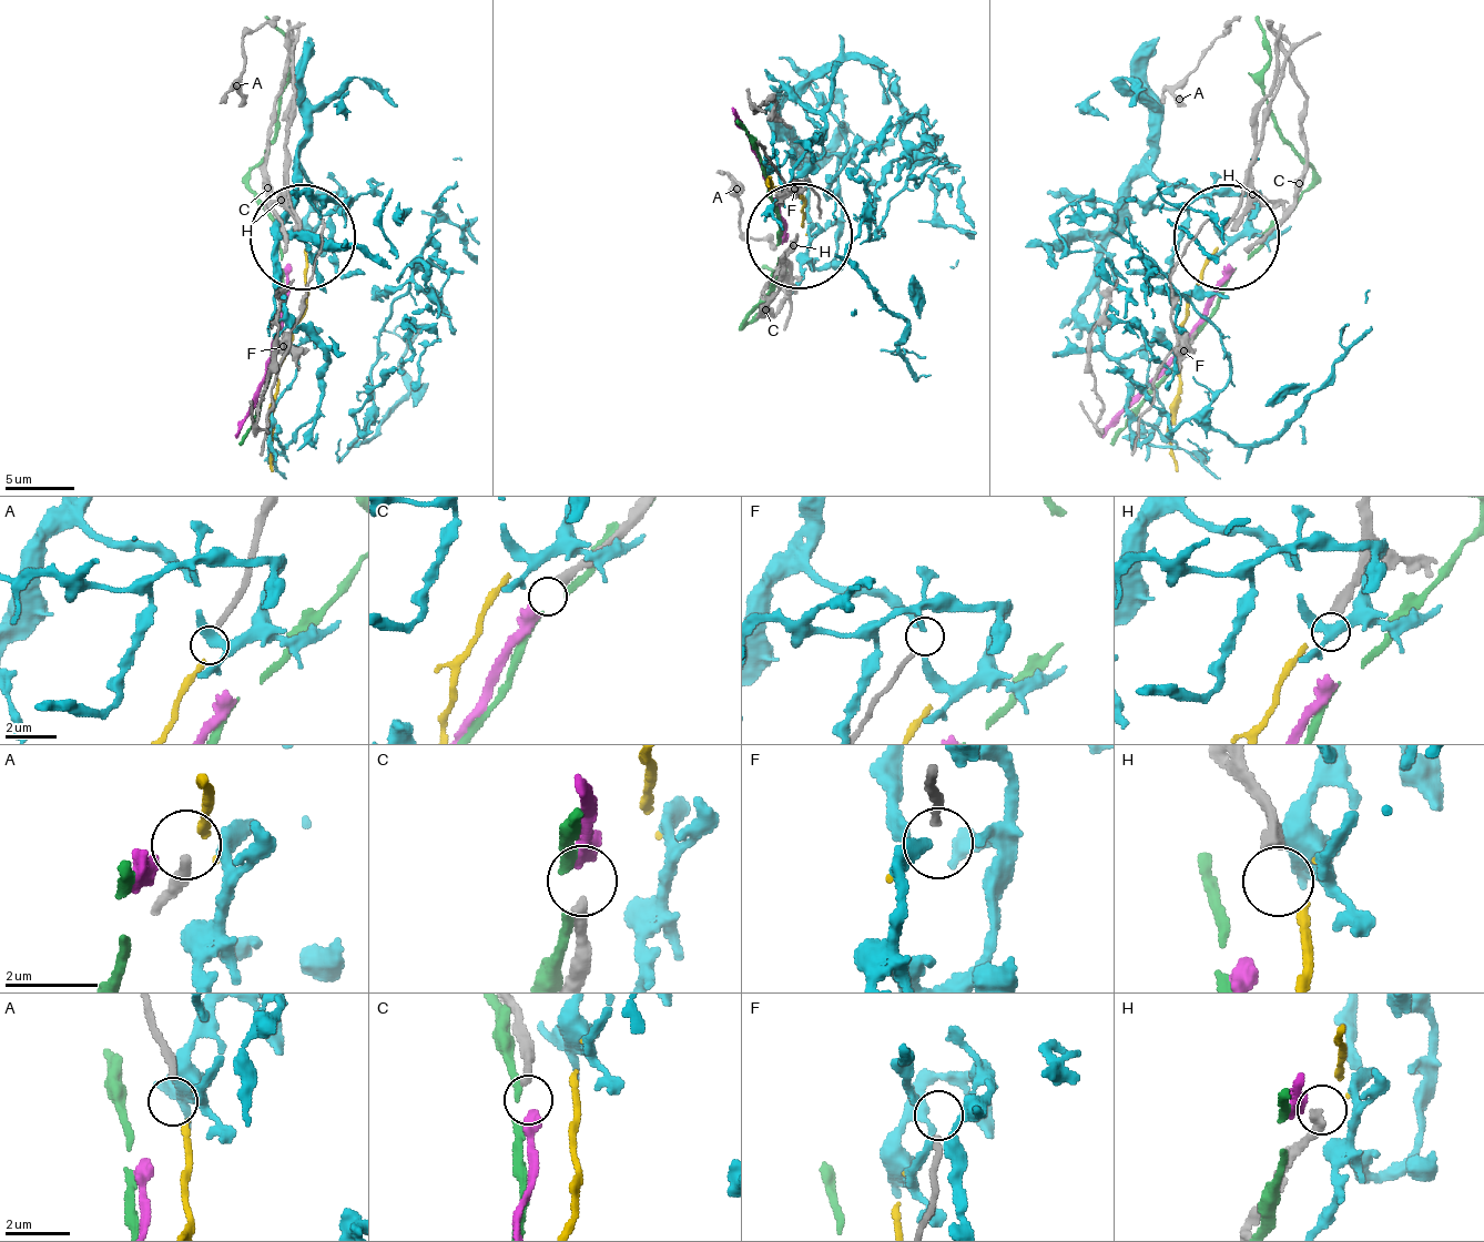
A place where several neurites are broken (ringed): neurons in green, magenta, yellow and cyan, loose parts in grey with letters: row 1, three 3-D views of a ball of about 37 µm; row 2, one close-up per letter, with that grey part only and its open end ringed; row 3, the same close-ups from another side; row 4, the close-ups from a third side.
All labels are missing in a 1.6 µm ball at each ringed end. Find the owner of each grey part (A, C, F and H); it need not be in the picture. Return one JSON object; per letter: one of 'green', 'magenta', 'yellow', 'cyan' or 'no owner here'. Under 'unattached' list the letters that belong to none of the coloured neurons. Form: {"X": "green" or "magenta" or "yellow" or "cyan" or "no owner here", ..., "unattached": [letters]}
{"A": "no owner here", "C": "magenta", "F": "no owner here", "H": "no owner here", "unattached": ["A", "F", "H"]}

